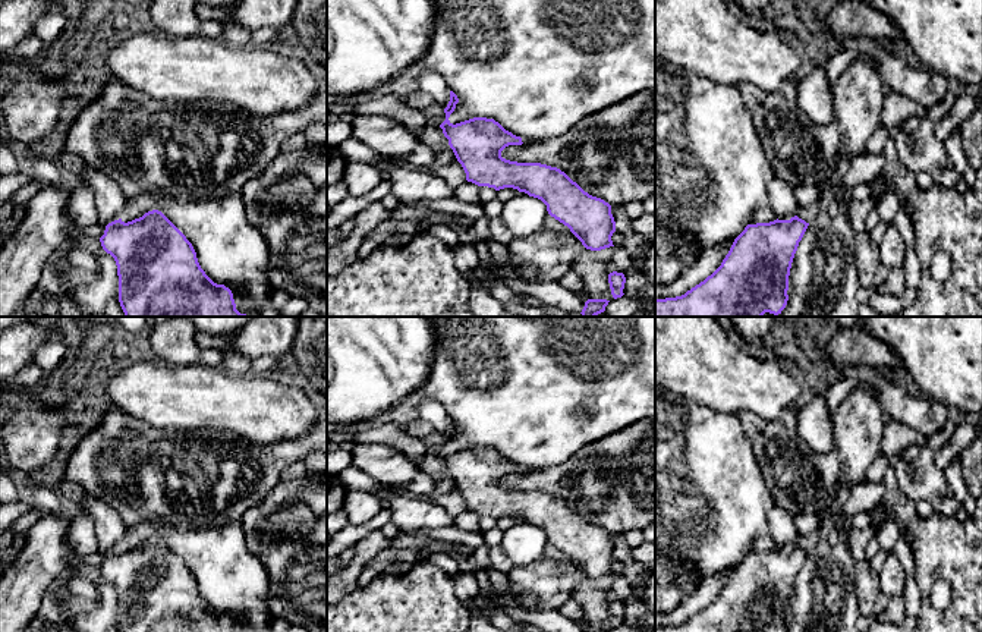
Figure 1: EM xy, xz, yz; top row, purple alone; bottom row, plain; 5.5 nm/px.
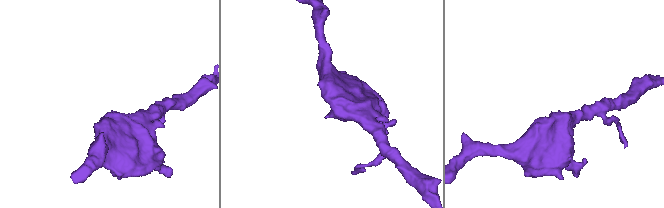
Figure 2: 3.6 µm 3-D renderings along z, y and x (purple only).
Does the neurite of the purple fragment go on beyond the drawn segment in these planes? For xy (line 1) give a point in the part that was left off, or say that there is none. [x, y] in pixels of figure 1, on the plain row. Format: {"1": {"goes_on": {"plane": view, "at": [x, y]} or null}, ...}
{"1": {"goes_on": null}}

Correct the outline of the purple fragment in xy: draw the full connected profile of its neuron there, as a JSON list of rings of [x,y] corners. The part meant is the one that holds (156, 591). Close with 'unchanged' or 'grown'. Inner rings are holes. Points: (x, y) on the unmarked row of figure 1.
[[[158,538],[148,540],[128,551],[122,547],[108,551],[100,570],[103,578],[116,589],[120,632],[235,632],[232,619],[224,613],[214,611],[205,603],[192,572]]]; unchanged

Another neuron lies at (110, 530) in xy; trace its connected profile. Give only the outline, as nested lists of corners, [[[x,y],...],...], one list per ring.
[[[88,491],[81,497],[79,507],[94,521],[100,550],[108,553],[119,548],[128,529],[120,515],[103,499]]]

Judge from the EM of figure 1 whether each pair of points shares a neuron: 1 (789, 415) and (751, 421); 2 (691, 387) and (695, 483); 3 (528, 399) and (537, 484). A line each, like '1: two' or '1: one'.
1: one
2: two
3: two

